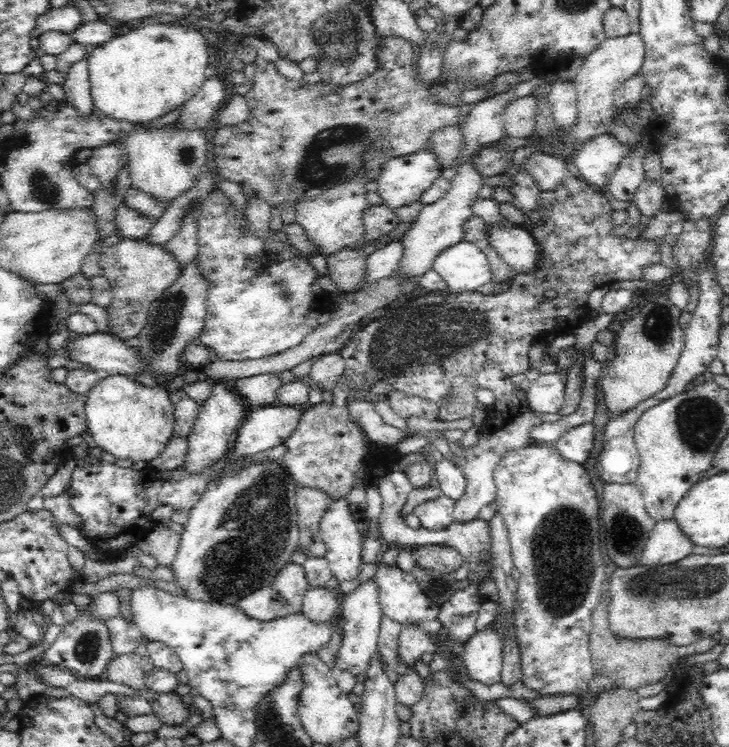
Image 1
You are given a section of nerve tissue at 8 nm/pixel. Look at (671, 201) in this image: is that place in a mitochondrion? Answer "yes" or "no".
no

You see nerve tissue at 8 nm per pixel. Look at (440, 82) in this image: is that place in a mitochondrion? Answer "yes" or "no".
no

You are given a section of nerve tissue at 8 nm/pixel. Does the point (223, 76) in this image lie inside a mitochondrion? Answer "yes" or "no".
no

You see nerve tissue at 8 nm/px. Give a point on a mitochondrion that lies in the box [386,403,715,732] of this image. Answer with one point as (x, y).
(564, 550)

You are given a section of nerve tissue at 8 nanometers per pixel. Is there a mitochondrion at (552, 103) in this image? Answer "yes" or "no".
no

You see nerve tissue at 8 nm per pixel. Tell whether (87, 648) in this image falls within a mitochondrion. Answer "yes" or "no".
yes

